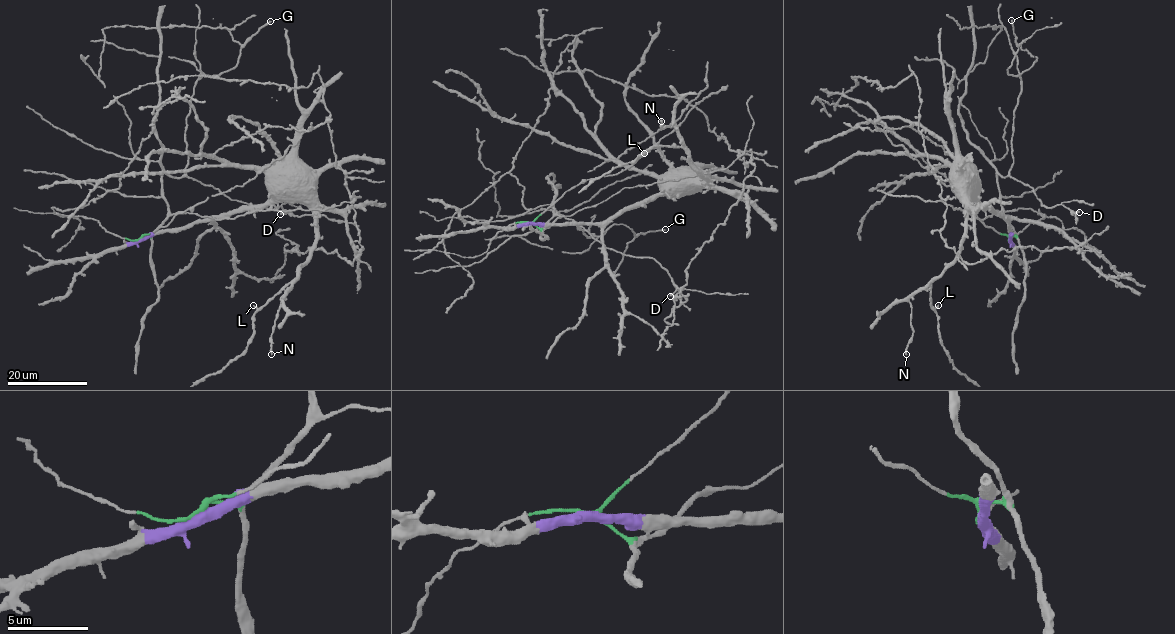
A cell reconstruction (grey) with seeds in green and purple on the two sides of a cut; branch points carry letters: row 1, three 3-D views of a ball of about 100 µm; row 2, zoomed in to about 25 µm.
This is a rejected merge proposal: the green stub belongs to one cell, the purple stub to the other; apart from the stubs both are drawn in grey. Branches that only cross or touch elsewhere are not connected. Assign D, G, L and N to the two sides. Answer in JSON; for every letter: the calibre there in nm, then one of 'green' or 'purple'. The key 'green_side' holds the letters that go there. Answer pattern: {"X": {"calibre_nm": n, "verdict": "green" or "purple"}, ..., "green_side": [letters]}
{"D": {"calibre_nm": 320, "verdict": "green"}, "G": {"calibre_nm": 170, "verdict": "green"}, "L": {"calibre_nm": 260, "verdict": "purple"}, "N": {"calibre_nm": 170, "verdict": "purple"}, "green_side": ["D", "G"]}

